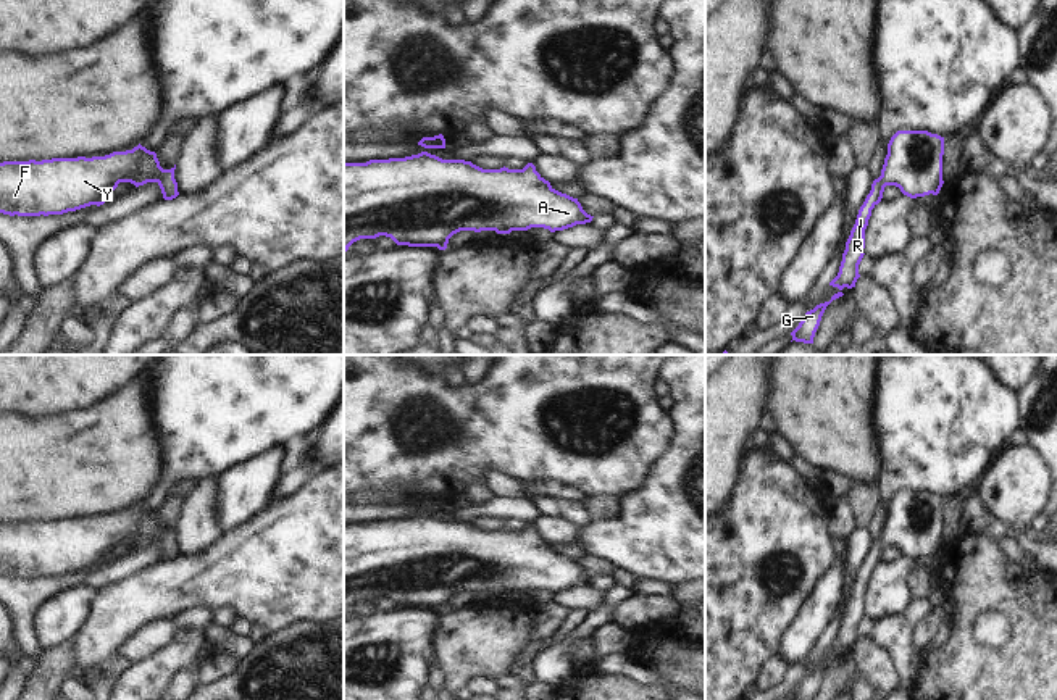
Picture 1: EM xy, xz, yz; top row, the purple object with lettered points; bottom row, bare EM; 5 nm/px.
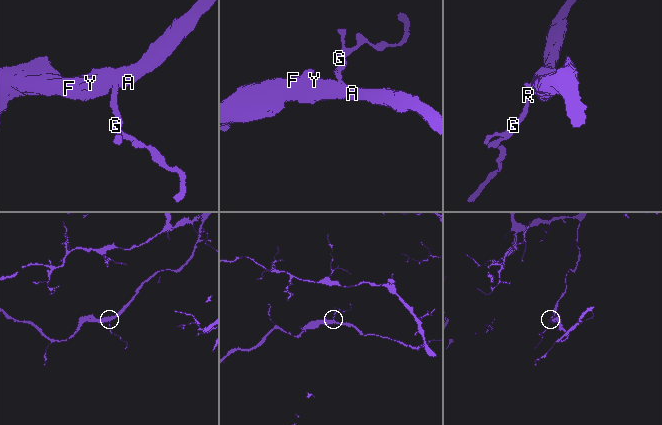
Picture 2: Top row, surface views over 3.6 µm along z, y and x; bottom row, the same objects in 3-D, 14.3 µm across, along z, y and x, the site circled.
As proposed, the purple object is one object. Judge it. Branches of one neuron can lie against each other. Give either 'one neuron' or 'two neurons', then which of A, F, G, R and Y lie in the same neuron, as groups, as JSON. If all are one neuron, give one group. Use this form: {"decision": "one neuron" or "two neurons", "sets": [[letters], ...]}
{"decision": "one neuron", "sets": [["A", "F", "G", "R", "Y"]]}

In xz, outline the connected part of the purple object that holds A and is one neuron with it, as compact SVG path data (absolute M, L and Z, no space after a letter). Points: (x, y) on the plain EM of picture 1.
M426 511L389 521L370 521L366 524L344 524L344 613L360 600L391 598L397 606L437 608L445 611L449 600L460 592L495 592L510 595L512 592L528 592L544 589L550 594L563 592L576 585L591 584L578 560L555 552L533 524L523 531L483 531L465 521L442 521Z

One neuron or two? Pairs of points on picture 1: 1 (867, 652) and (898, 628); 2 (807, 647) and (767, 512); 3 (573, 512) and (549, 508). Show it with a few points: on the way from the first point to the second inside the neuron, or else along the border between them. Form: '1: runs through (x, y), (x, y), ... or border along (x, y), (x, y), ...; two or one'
1: border along (864, 637), (889, 657), (898, 674); two
2: border along (818, 583), (777, 647); two
3: runs through (567, 508), (555, 508); one

